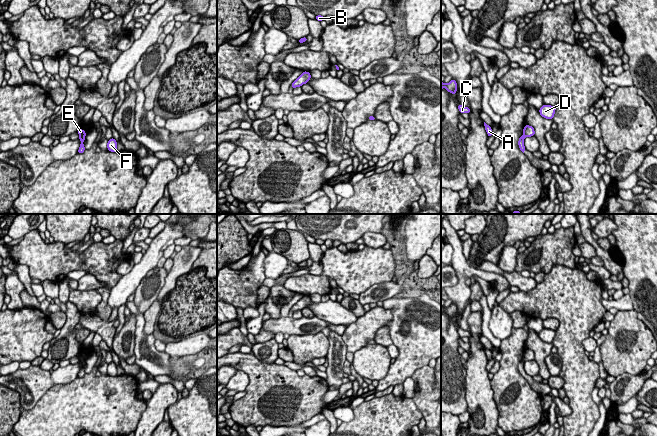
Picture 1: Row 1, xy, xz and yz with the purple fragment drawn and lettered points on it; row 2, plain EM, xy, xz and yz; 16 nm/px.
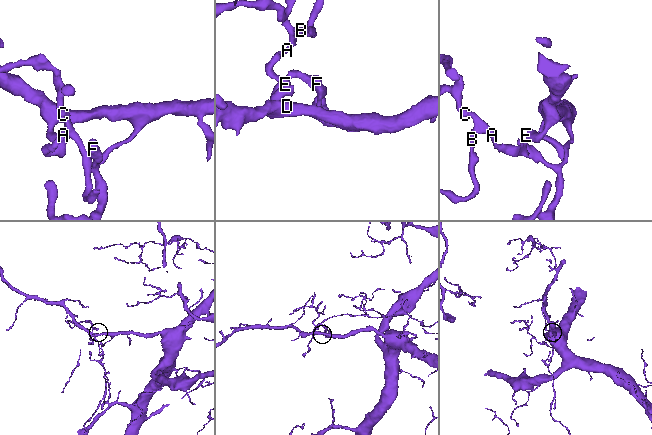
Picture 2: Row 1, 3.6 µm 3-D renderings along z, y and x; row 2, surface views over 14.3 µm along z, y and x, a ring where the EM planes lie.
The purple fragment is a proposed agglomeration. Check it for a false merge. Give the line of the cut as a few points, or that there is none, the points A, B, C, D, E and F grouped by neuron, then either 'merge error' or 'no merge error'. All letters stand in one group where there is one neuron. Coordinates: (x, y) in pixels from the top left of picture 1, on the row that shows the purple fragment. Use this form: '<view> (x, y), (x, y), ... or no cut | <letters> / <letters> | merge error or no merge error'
yz (522, 135), (524, 137) | A B C / D E F | merge error

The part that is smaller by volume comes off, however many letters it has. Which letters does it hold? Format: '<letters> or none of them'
A, B, C

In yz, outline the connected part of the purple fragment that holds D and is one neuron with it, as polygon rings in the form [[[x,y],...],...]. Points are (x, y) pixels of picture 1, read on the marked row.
[[[543,104],[542,107],[539,109],[540,115],[546,119],[553,119],[555,111],[556,108],[554,106],[545,104]]]

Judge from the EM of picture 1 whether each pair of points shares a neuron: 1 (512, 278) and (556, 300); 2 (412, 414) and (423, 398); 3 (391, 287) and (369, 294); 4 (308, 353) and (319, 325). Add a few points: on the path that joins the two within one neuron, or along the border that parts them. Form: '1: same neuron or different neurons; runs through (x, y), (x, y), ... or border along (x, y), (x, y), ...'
1: different neurons; border along (537, 283), (528, 291), (520, 291)
2: different neurons; border along (411, 398), (423, 417)
3: same neuron; runs through (386, 290), (374, 294)
4: different neurons; border along (321, 331), (315, 334), (292, 334)

